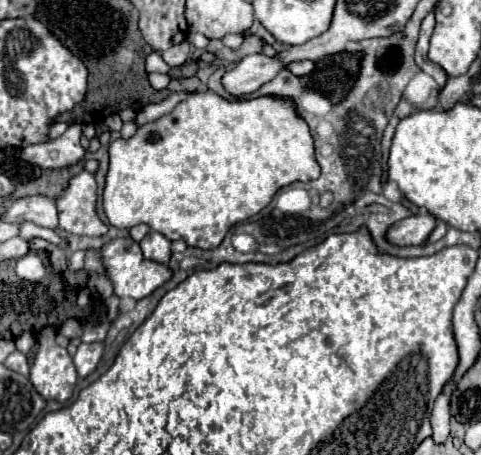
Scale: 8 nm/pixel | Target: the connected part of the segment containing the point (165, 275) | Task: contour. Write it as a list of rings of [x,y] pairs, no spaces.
[[[116,238],[116,240],[108,242],[106,246],[102,246],[102,258],[104,258],[106,274],[110,276],[110,280],[114,284],[114,294],[118,298],[130,296],[134,300],[142,300],[172,278],[172,270],[166,264],[146,260],[142,256],[142,250],[140,250],[138,242],[134,242],[132,238]]]

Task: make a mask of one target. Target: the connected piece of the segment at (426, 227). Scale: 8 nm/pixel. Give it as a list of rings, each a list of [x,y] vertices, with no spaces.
[[[418,214],[418,216],[410,216],[404,218],[396,224],[392,224],[386,230],[386,242],[394,244],[394,246],[420,246],[426,242],[428,234],[434,230],[436,220],[430,214]]]

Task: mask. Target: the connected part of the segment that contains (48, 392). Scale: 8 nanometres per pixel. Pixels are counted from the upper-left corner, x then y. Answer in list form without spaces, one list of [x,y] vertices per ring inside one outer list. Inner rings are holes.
[[[44,328],[38,336],[38,354],[30,368],[30,382],[46,400],[66,402],[76,386],[78,374],[66,348],[54,342],[56,332]]]

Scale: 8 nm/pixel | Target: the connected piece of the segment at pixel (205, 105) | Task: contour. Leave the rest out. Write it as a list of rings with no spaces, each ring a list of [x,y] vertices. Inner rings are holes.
[[[212,90],[194,92],[186,100],[182,100],[170,114],[140,126],[132,138],[114,140],[110,144],[108,152],[110,152],[110,168],[108,168],[108,176],[106,176],[106,188],[104,188],[104,194],[102,194],[104,212],[108,216],[108,222],[116,228],[132,228],[132,226],[144,222],[152,230],[162,232],[168,240],[184,238],[188,246],[206,248],[206,250],[208,248],[218,248],[230,226],[234,226],[242,220],[248,220],[254,214],[258,214],[262,208],[266,208],[270,204],[270,200],[274,198],[274,194],[282,186],[288,186],[292,182],[310,182],[310,180],[320,176],[320,166],[314,158],[314,138],[310,134],[310,128],[306,126],[306,120],[298,114],[298,108],[294,106],[294,98],[290,98],[290,96],[272,96],[270,94],[270,96],[250,98],[250,100],[226,100],[226,98],[218,96]]]

